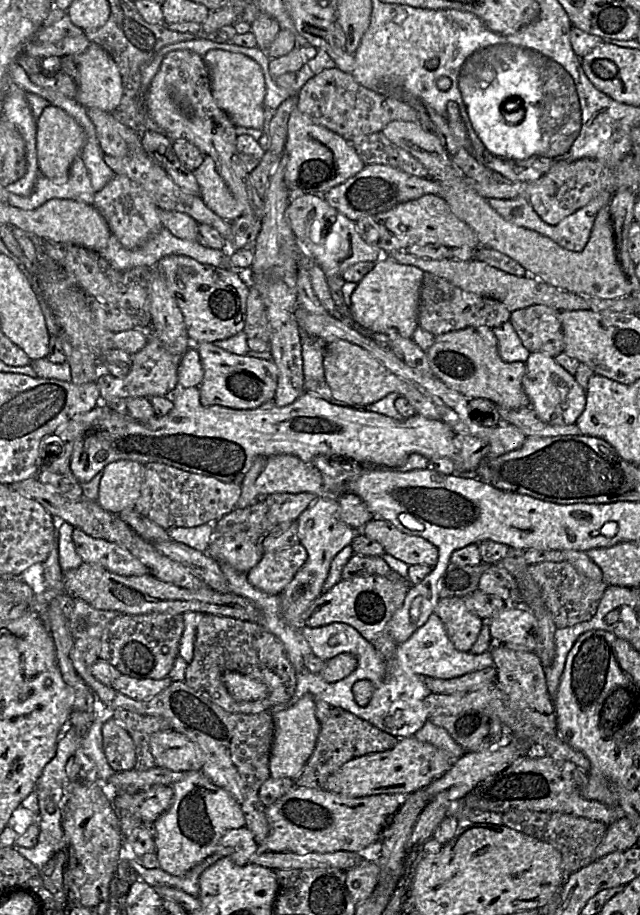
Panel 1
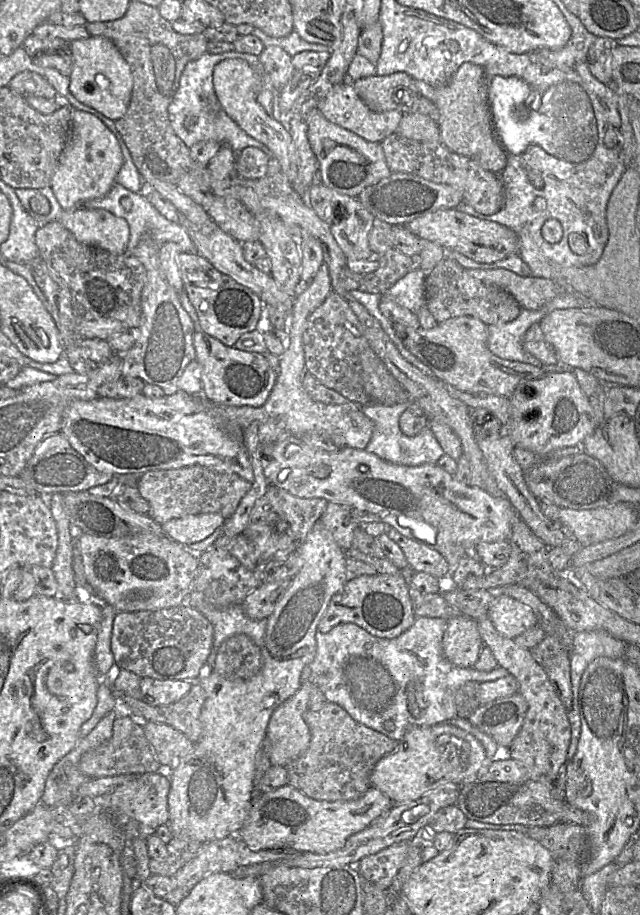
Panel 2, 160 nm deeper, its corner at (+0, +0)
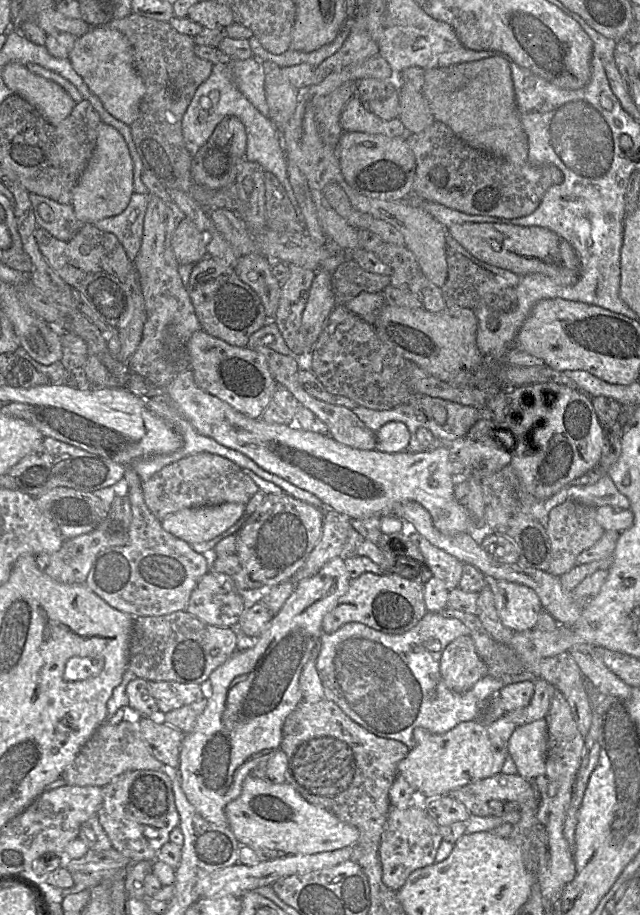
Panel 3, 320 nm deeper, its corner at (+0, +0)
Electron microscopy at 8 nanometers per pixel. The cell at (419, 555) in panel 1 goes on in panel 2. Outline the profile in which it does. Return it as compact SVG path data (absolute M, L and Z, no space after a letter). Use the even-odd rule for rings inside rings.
M390 525L384 533L400 546L413 572L425 572L447 580L450 575L448 562L434 546L408 538Z

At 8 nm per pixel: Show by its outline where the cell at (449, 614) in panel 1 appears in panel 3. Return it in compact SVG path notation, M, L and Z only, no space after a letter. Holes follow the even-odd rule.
M464 635L453 640L444 649L440 671L449 689L464 693L488 673L488 668L477 653L471 636Z

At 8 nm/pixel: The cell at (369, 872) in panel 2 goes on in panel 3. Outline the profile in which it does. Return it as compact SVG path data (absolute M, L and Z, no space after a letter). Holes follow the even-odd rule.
M413 805L391 807L379 848L382 879L389 888L399 891L414 870L435 863L438 848L443 841L440 827L443 826L439 826L425 808Z

